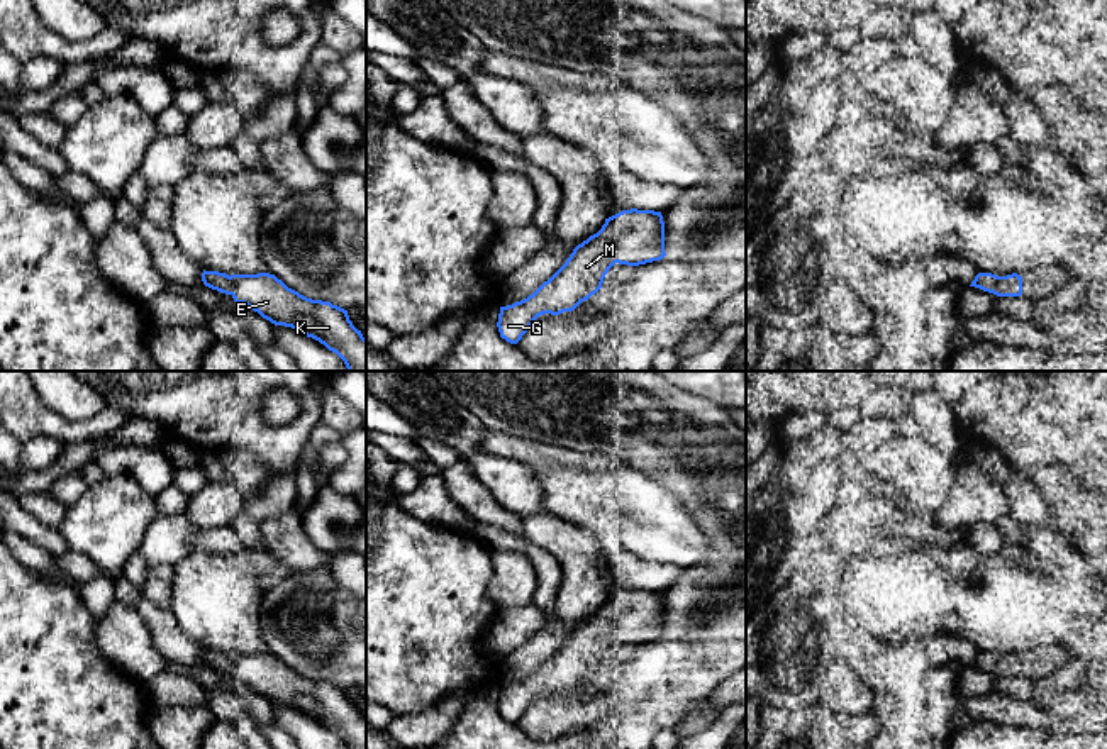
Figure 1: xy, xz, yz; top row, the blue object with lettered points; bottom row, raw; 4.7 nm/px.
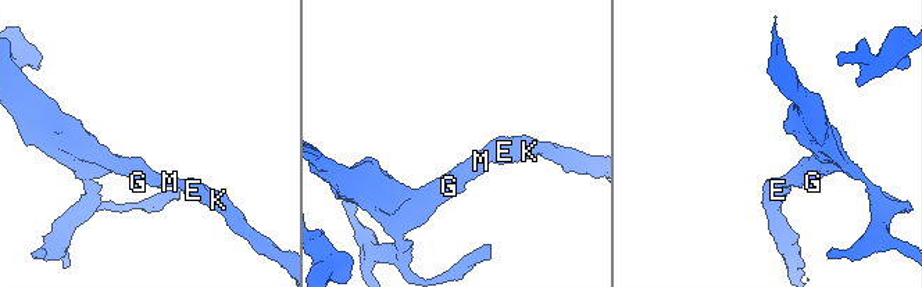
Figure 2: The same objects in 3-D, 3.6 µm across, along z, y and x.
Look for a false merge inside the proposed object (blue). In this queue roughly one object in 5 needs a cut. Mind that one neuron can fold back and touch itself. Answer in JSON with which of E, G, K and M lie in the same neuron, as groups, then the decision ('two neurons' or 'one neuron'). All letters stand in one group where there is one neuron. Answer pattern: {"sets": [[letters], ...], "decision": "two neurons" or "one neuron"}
{"sets": [["E", "G", "K", "M"]], "decision": "one neuron"}

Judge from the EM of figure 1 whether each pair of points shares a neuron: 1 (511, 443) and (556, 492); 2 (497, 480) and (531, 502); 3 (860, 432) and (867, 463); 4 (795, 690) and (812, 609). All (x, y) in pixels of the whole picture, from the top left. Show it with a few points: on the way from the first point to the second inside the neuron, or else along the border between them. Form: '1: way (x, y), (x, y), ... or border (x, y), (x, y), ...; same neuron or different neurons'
1: border (577, 466), (551, 466), (536, 475); different neurons
2: way (506, 480), (522, 495); same neuron
3: border (895, 431), (856, 460); different neurons
4: way (795, 670), (795, 629); same neuron

